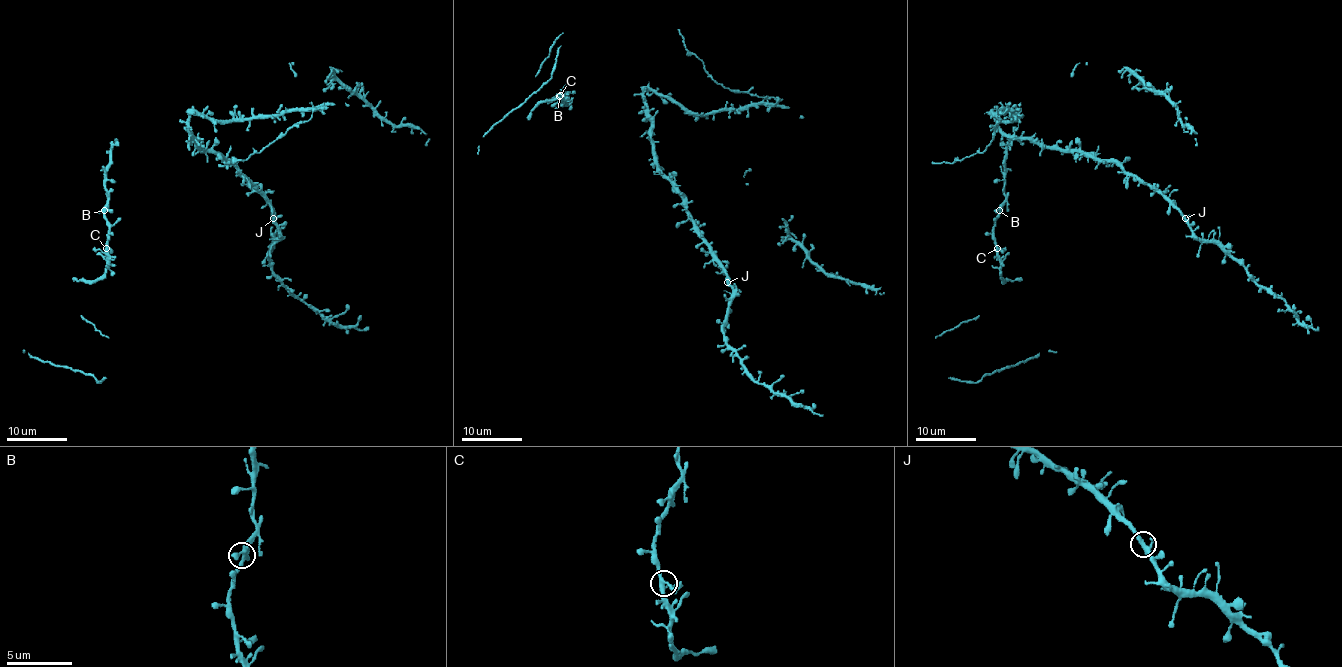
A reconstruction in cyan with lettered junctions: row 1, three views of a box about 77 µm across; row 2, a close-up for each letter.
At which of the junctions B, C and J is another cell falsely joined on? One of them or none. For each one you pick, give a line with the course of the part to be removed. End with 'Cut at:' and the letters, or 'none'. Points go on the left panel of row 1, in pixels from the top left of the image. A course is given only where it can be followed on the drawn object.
Cut at: none

